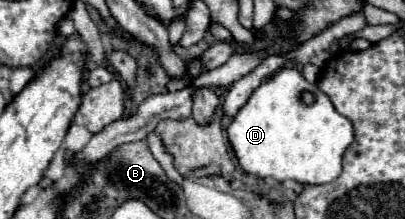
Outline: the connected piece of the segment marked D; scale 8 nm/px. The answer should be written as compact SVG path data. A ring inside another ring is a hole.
M279 69L271 77L263 79L229 123L227 135L245 173L261 179L275 179L279 183L293 179L301 185L323 185L335 181L343 171L343 155L355 139L353 123L345 115L337 113L331 99L319 91L315 83L305 81L295 69Z

